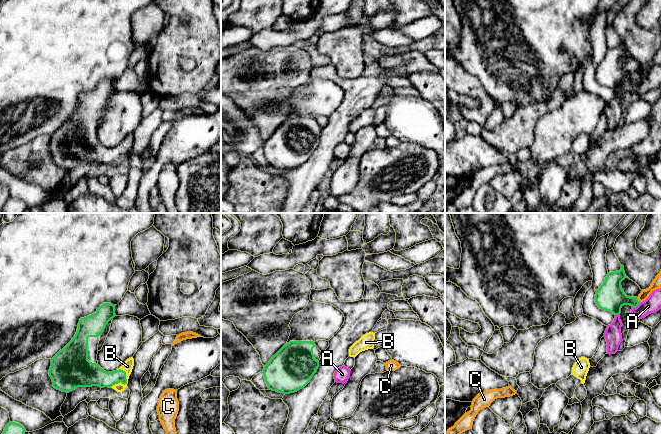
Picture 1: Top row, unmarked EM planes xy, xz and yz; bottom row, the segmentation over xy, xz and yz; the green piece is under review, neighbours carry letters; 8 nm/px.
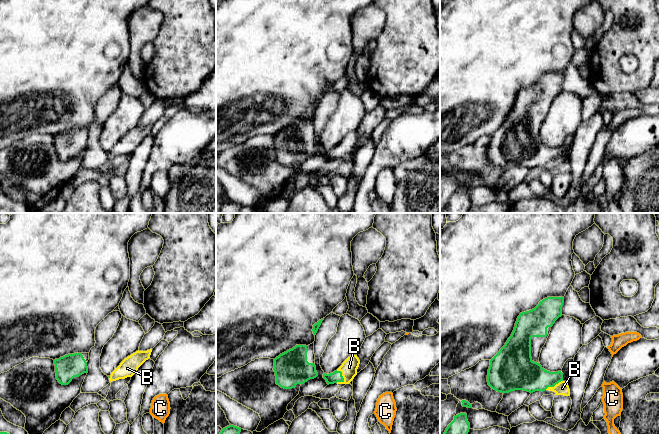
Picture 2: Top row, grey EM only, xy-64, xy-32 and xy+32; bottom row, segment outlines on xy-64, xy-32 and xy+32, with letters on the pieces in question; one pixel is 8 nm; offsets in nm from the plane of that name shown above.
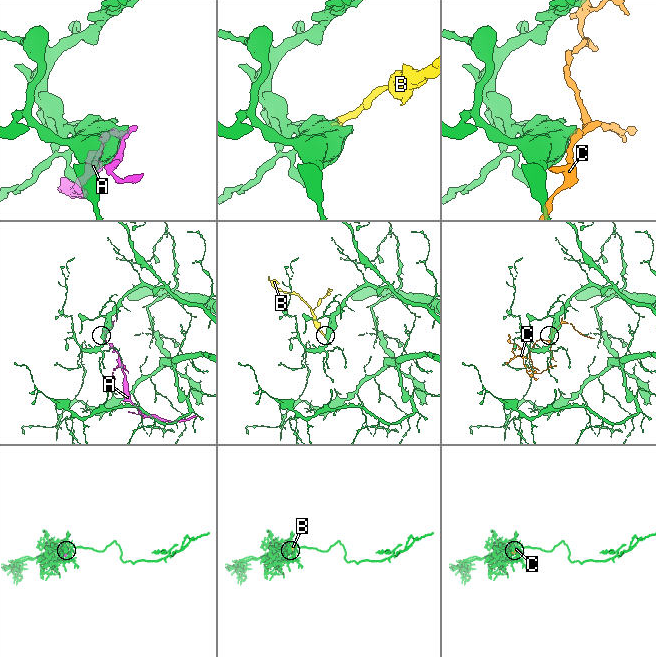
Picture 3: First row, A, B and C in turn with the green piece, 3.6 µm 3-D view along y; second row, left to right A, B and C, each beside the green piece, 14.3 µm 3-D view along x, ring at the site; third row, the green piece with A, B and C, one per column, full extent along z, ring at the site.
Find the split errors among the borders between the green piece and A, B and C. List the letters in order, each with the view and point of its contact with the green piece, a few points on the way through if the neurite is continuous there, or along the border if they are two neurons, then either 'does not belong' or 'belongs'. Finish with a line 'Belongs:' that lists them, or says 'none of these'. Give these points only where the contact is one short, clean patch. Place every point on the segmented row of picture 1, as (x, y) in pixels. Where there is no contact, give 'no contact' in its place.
A: yz (636, 306) | along yz (641, 302), (632, 309) | does not belong
B: xy (124, 384) | across xy (94, 376), (116, 379), (124, 384), (127, 366) | belongs
C: yz (637, 300) | does not belong
Belongs: B

